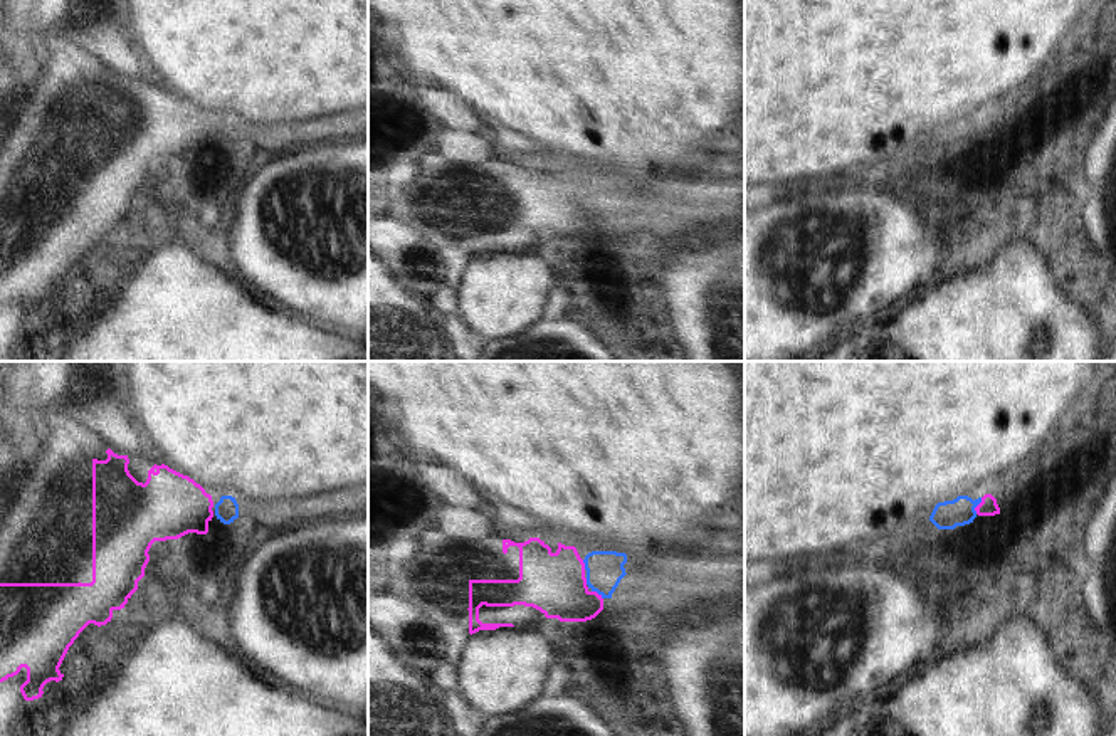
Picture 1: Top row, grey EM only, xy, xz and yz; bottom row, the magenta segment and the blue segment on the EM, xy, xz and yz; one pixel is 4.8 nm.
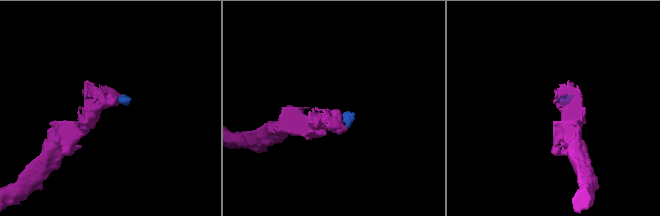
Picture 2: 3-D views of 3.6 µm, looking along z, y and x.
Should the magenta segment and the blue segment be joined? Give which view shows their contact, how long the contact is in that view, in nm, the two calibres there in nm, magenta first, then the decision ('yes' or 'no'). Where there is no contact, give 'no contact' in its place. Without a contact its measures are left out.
yz | 90 nm | 90/140 nm | yes

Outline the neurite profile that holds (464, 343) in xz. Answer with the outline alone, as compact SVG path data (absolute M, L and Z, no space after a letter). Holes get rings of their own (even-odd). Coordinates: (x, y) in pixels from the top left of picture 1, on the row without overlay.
M455 313L444 316L444 331L449 334L452 361L477 361L486 338L471 329Z

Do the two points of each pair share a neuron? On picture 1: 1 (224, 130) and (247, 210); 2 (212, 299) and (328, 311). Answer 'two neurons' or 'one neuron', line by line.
1: two neurons
2: two neurons

